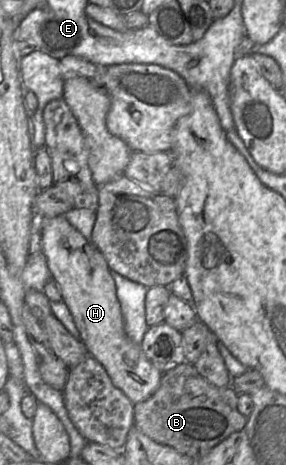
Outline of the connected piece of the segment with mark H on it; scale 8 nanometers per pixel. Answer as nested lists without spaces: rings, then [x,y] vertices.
[[[64,217],[39,218],[40,249],[52,279],[67,305],[80,340],[89,355],[105,369],[113,385],[133,403],[147,400],[157,390],[163,372],[153,365],[141,349],[125,333],[120,303],[108,264],[92,241],[86,239]]]

